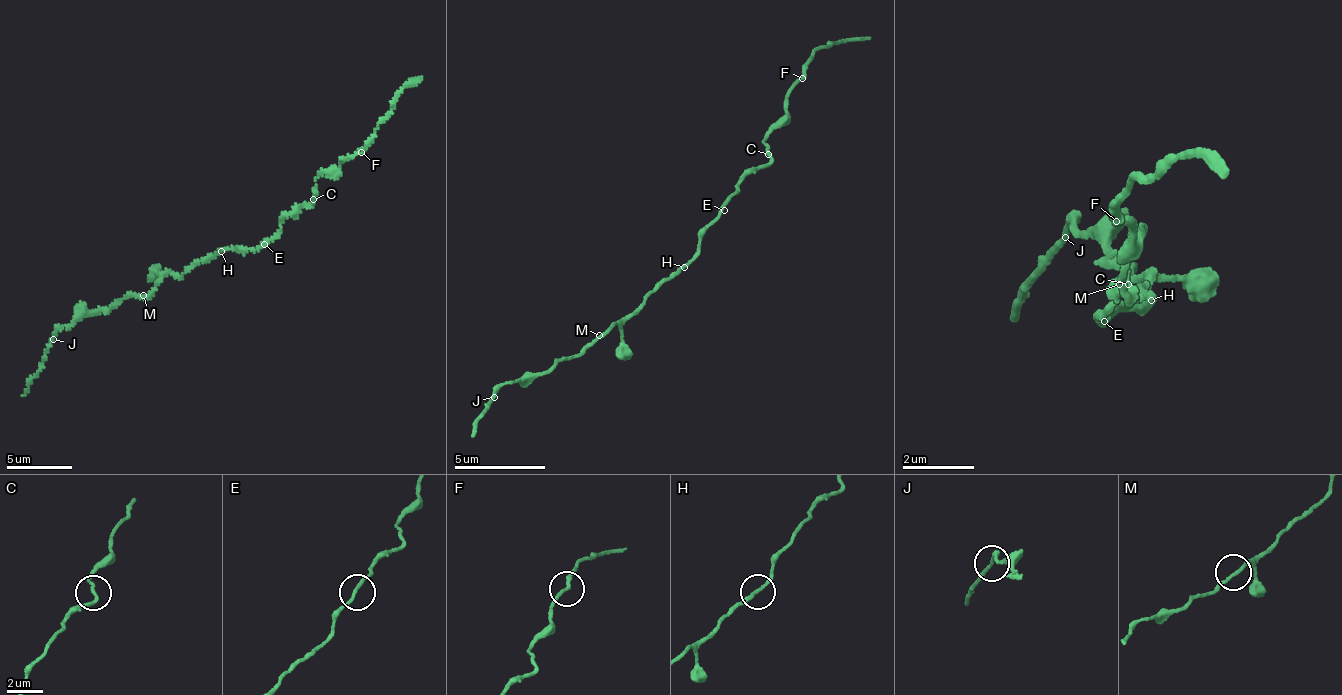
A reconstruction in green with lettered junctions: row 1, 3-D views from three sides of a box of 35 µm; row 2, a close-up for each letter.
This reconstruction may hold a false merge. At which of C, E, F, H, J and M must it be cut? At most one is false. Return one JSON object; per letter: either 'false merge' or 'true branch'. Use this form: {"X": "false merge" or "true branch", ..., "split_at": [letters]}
{"C": "true branch", "E": "true branch", "F": "true branch", "H": "true branch", "J": "true branch", "M": "true branch", "split_at": []}

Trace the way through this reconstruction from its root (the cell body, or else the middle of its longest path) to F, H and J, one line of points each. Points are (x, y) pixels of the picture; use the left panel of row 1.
F: (237, 246), (246, 250), (261, 245), (286, 216), (313, 202), (315, 180), (321, 174), (362, 153)
H: (237, 246), (221, 251)
J: (237, 246), (215, 252), (186, 272), (161, 277), (146, 295), (81, 314), (53, 338)

